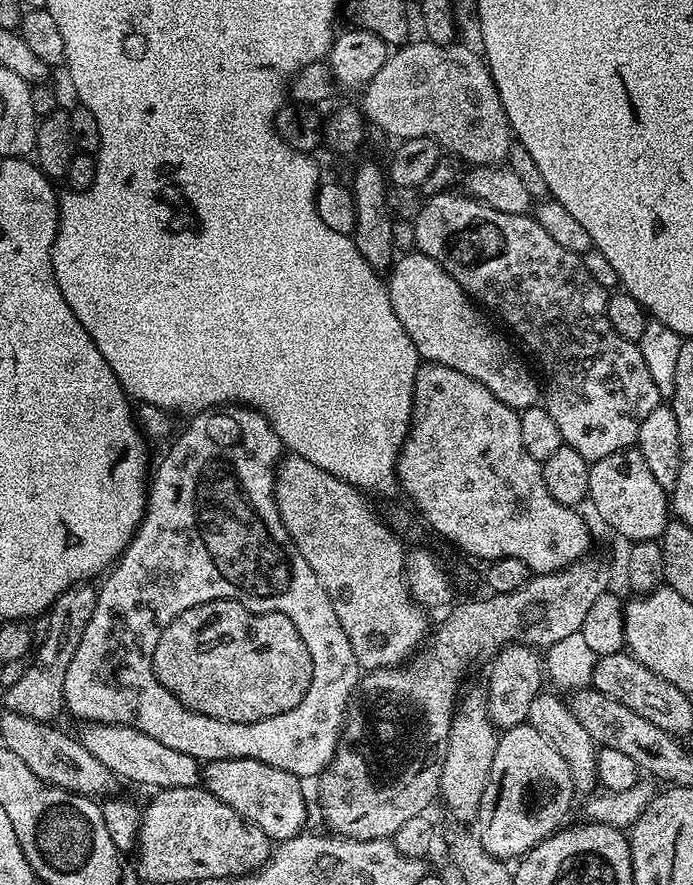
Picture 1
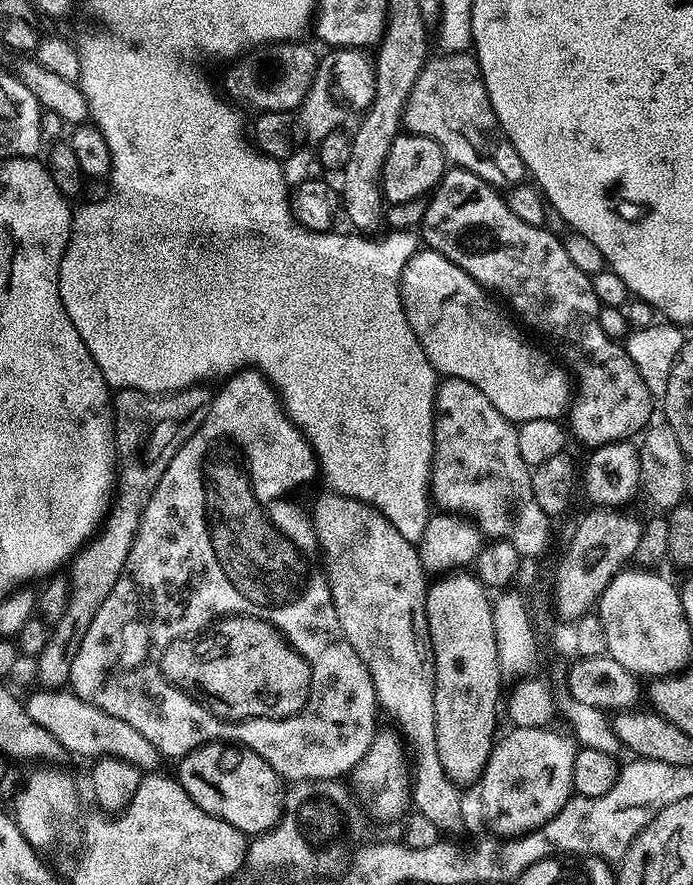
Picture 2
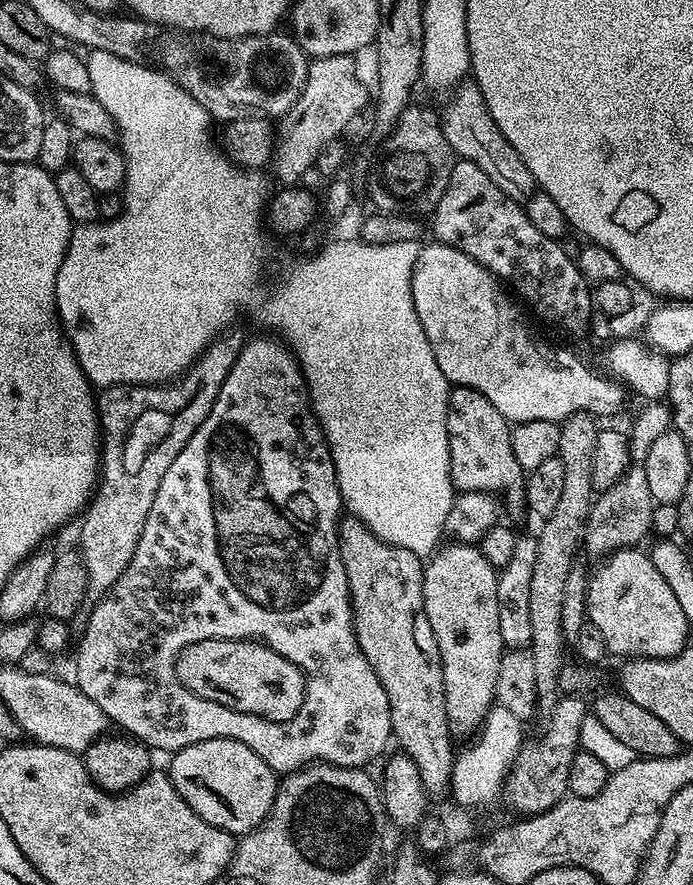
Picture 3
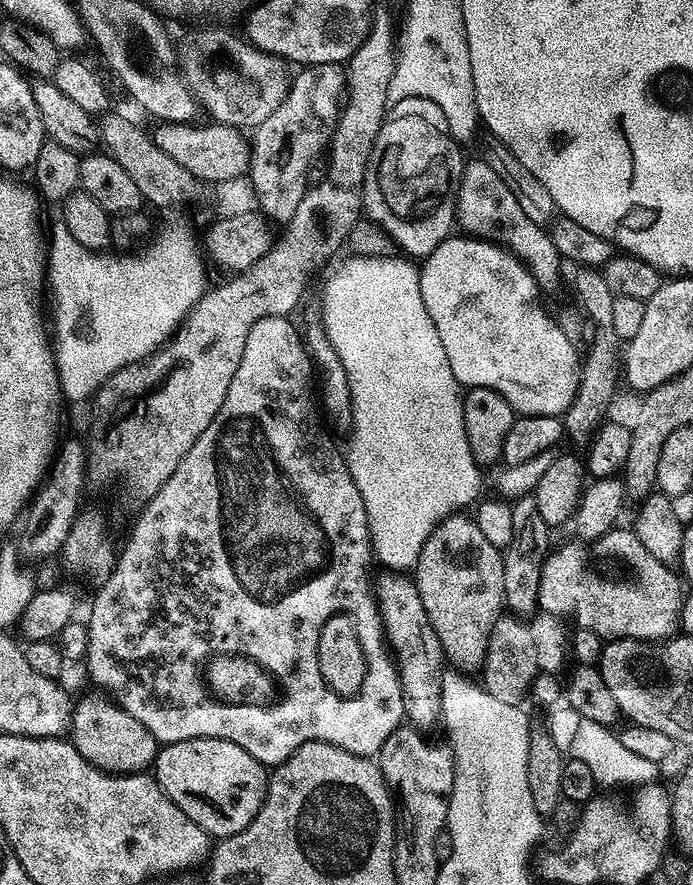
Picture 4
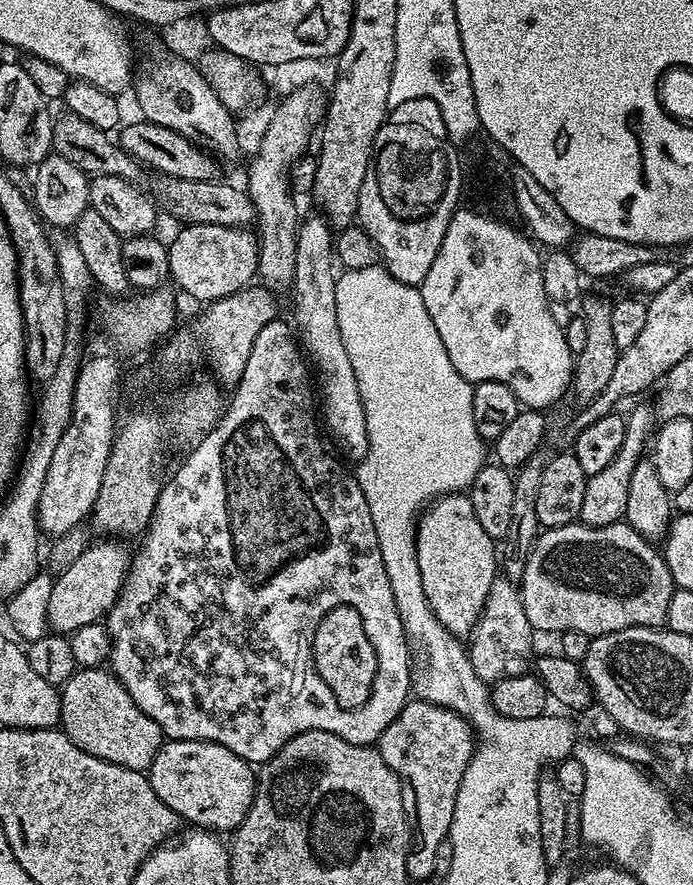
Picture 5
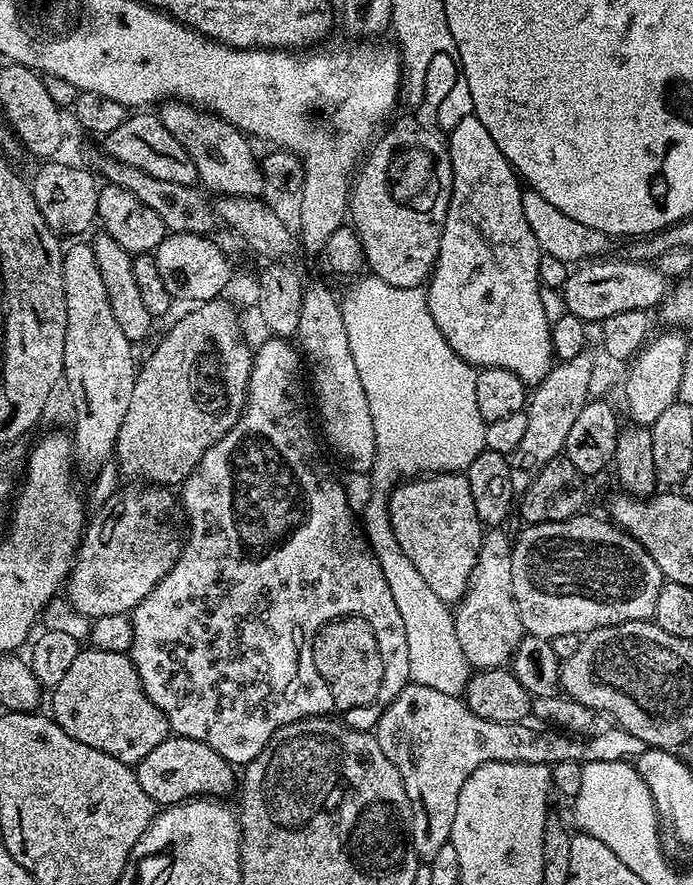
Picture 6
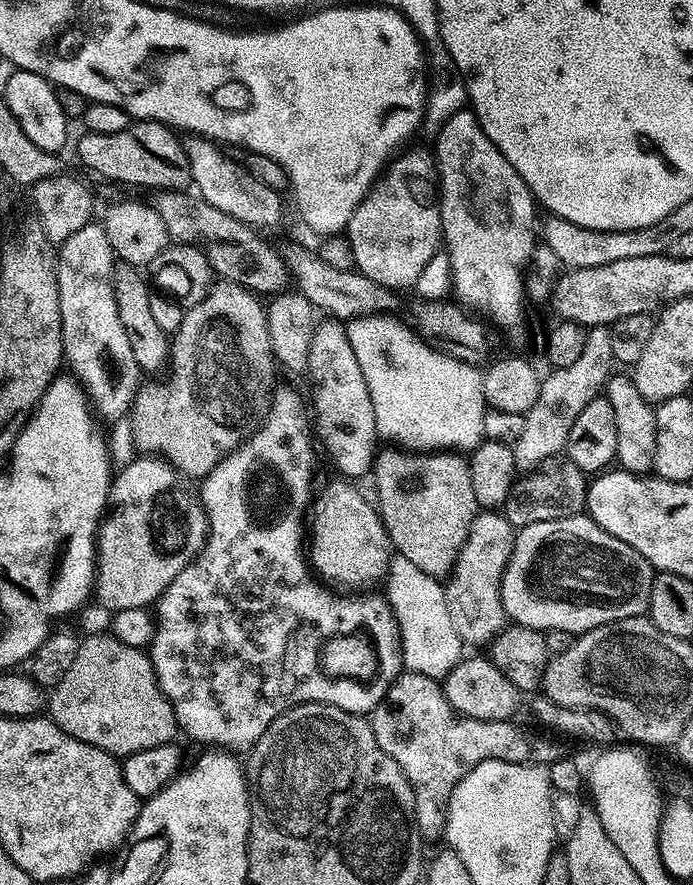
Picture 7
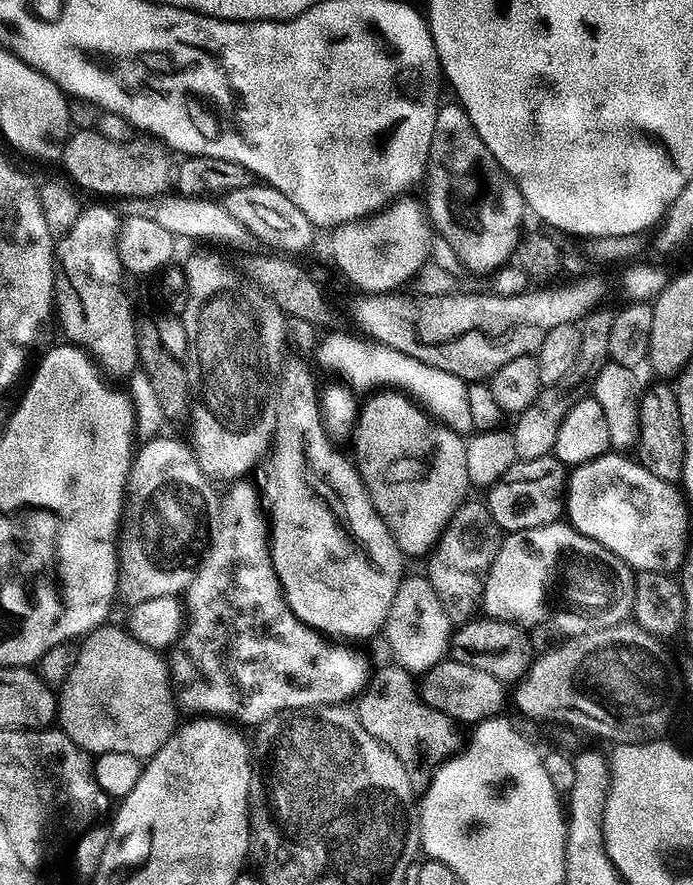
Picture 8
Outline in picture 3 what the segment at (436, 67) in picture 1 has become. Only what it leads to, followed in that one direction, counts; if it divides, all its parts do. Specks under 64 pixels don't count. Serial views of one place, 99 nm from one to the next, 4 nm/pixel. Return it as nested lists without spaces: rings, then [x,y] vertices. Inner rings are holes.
[[[475,82],[461,83],[448,98],[448,105],[444,112],[439,113],[439,118],[440,128],[446,134],[446,142],[450,142],[453,152],[459,159],[477,164],[498,186],[498,190],[505,192],[512,200],[527,201],[537,191],[536,180],[530,174],[526,162],[522,162],[518,150],[514,150],[514,146],[506,142],[502,130],[498,130],[479,86]]]

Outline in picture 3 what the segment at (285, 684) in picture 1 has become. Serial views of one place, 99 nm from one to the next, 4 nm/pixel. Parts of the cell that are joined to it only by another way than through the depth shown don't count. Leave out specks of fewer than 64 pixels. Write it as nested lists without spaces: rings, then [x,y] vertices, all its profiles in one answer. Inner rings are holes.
[[[203,640],[183,648],[176,657],[176,673],[182,686],[189,688],[194,694],[206,698],[210,702],[218,702],[230,710],[238,710],[246,714],[261,716],[274,722],[286,722],[298,714],[304,701],[304,673],[294,662],[282,658],[270,646],[258,640]]]

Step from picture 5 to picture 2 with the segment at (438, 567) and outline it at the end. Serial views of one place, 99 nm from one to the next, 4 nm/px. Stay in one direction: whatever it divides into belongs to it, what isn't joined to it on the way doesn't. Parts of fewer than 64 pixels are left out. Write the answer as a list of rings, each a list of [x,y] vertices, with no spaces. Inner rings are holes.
[[[460,570],[429,583],[426,618],[434,650],[434,730],[442,770],[457,786],[476,784],[498,740],[496,707],[501,707],[502,679],[489,589],[475,575]]]

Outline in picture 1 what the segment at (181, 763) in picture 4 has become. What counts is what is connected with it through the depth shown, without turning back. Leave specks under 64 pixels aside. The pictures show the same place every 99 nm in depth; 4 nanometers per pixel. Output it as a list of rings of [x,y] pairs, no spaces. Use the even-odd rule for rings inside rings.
[[[238,758],[237,760],[209,760],[202,768],[202,787],[214,798],[226,802],[242,819],[249,820],[267,834],[273,842],[289,840],[305,831],[304,823],[308,820],[308,804],[304,801],[304,788],[301,777],[290,774],[286,770],[278,770],[274,766],[266,766],[266,762],[258,762],[254,758]]]

